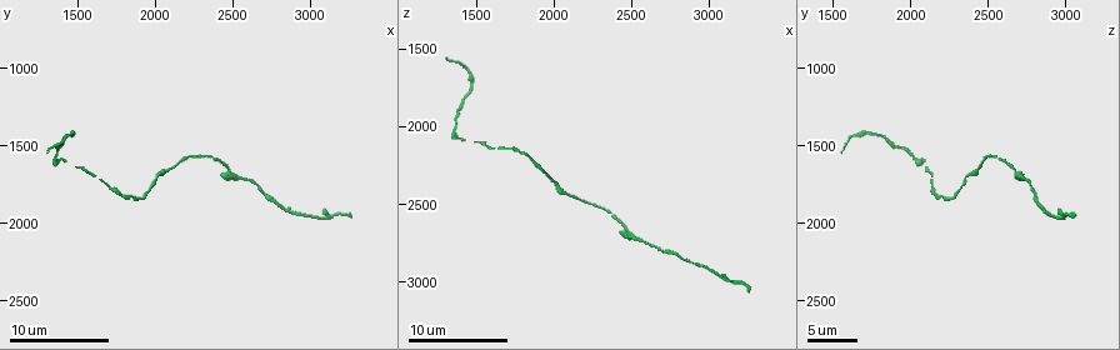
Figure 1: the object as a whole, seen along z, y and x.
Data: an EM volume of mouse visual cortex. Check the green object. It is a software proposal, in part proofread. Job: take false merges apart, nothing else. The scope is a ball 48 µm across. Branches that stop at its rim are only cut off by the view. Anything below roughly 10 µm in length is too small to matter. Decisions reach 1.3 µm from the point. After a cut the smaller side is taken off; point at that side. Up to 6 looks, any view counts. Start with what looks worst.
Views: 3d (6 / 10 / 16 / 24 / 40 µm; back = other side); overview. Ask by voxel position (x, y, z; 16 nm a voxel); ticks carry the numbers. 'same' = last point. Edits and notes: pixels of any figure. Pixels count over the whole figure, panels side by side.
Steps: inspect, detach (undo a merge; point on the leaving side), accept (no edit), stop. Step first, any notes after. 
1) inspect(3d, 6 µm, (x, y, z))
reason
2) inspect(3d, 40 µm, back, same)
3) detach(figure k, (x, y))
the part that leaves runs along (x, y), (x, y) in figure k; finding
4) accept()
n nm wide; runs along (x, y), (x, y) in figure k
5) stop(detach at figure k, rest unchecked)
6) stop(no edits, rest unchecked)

inspect(3d, 6 µm, (1360, 1580, 2040))
calibre changes

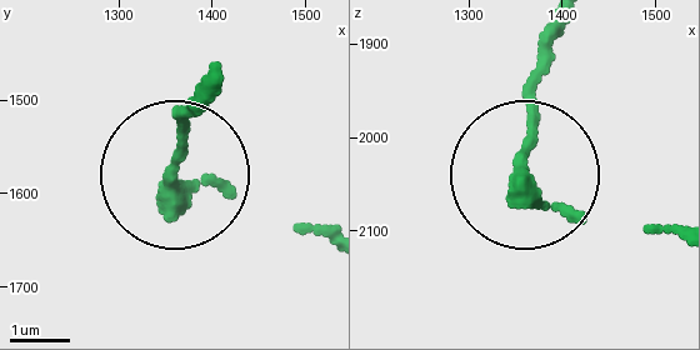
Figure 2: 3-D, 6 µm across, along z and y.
accept()
runs along (320, 235), (180, 181), (185, 101) in figure 2; one neuron here

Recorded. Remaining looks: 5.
inspect(3d, 16 µm, (2680, 1780, 2780))
calibre changes

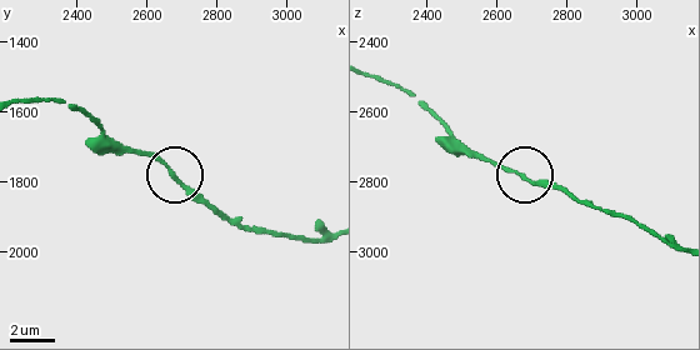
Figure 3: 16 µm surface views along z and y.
inspect(3d, 6 µm, (2670, 1770, 2780))

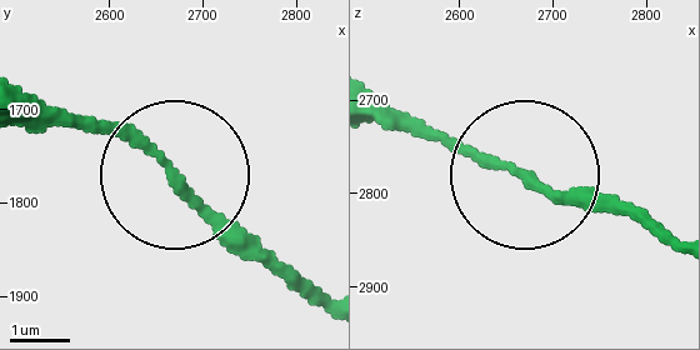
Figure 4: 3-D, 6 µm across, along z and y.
accept()
runs along (374, 96), (538, 181), (623, 201) in figure 4; all the same neuron

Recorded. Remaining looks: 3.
inspect(3d, 6 µm, (1720, 1780, 2140))
sudden change in width

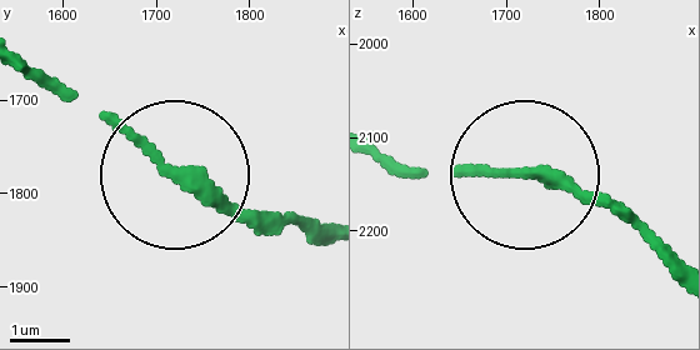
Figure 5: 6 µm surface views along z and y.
inspect(3d, 6 µm, back, (1730, 1785, 2140))
from behind

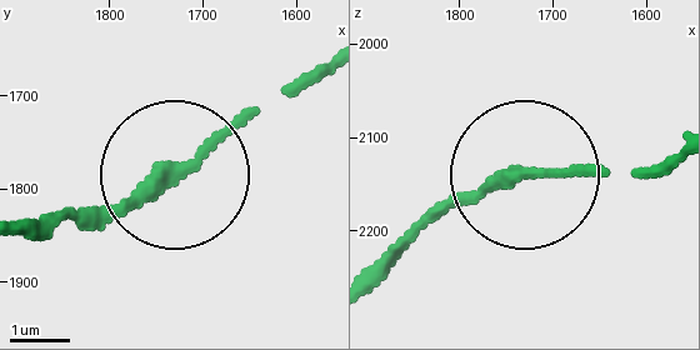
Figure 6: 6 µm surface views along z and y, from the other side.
accept()
230 nm wide; runs along (30, 219), (75, 219), (195, 169), (295, 89) in figure 6; all the same neuron

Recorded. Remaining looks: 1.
stop(no edits, rest unchecked)

